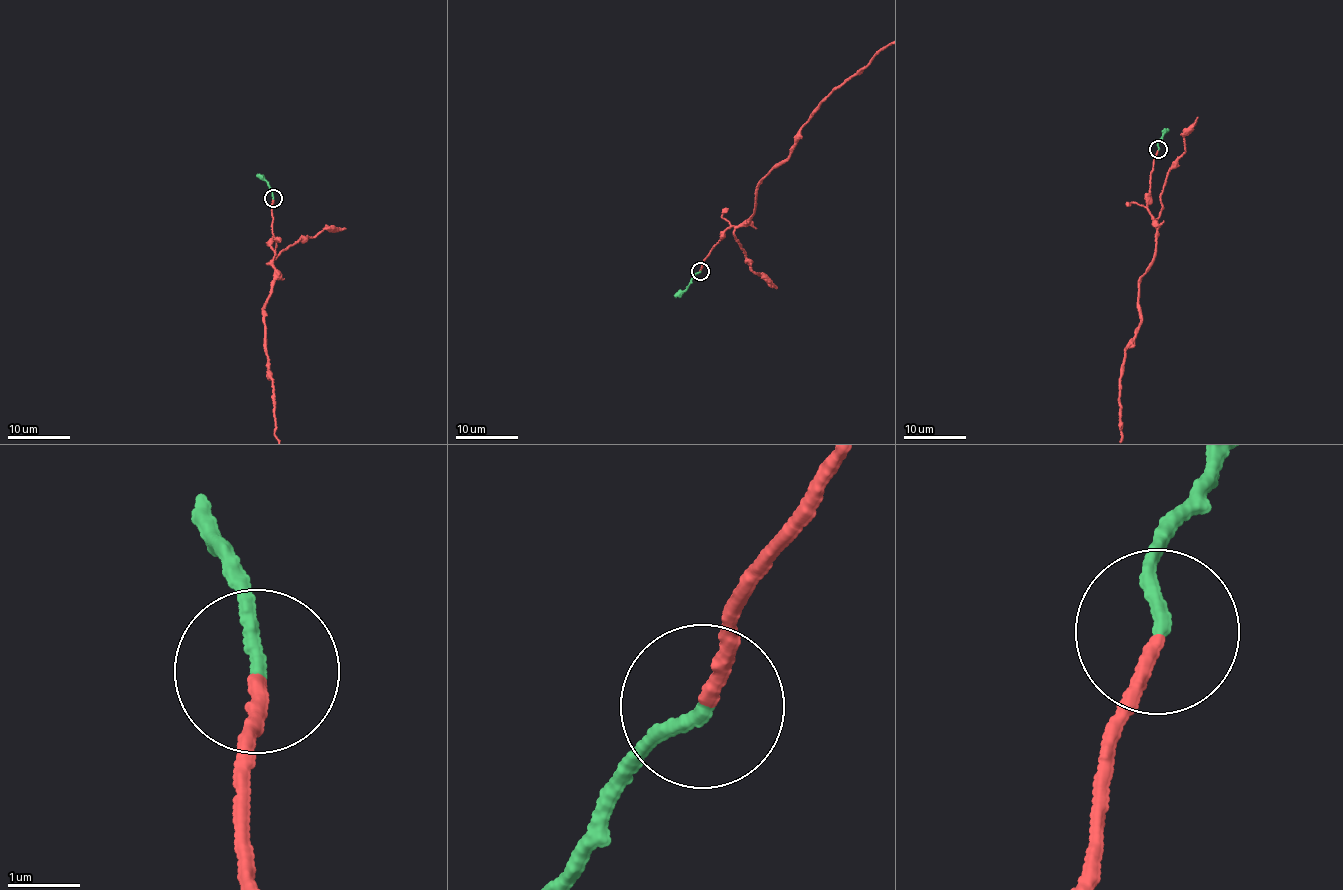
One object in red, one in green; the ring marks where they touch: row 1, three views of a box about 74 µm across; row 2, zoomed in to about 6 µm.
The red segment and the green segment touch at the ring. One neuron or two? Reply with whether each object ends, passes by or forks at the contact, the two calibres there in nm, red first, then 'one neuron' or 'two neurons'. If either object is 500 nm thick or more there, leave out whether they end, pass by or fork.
red ends; green ends; calibres 170 and 180 nm; one neuron

